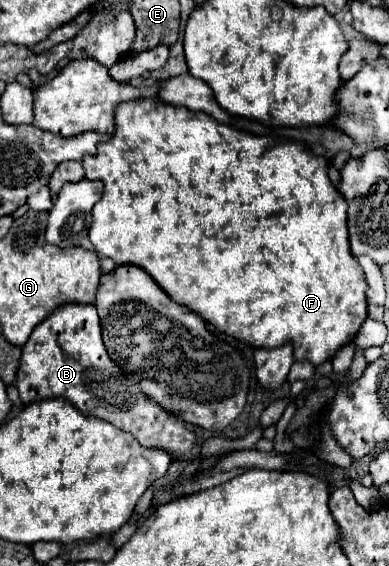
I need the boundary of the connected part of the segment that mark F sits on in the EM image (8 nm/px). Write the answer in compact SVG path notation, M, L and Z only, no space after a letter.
M140 100L122 102L120 106L116 106L114 136L108 142L100 142L94 156L86 154L82 160L86 178L104 182L104 194L92 210L92 226L88 232L94 250L100 256L116 260L116 264L136 264L140 268L146 268L146 272L158 282L160 288L164 288L164 292L174 302L192 308L192 312L200 314L208 324L212 324L220 332L240 338L250 346L274 348L282 346L284 342L292 342L296 360L308 360L314 366L322 364L324 360L332 360L344 344L350 344L356 338L366 318L368 282L364 278L362 266L350 250L346 224L348 204L328 178L328 160L324 156L310 152L302 140L254 136L244 130L236 130L232 126L214 122L204 112L190 112L186 108L164 104L162 100L154 100L156 108L150 106L148 112L136 114L136 104L140 104Z

